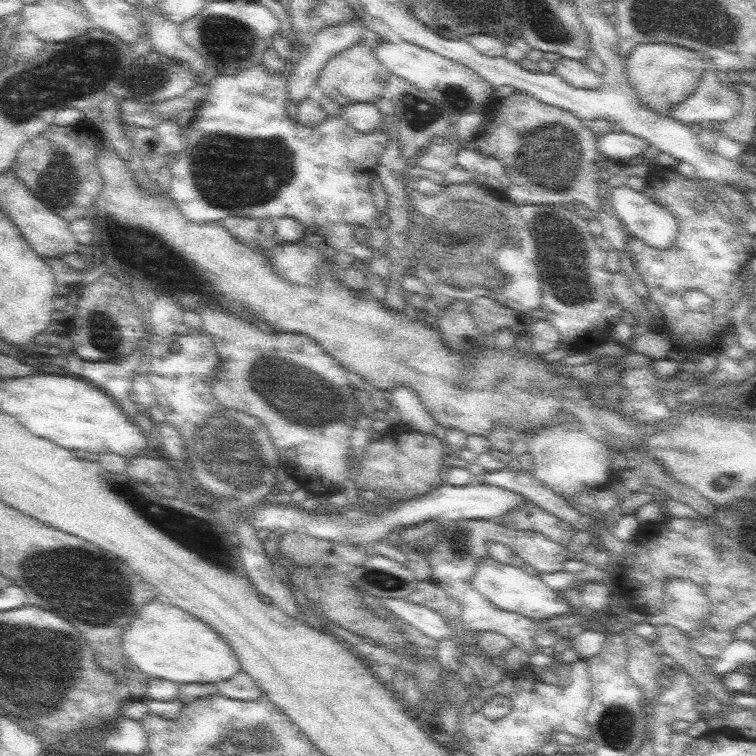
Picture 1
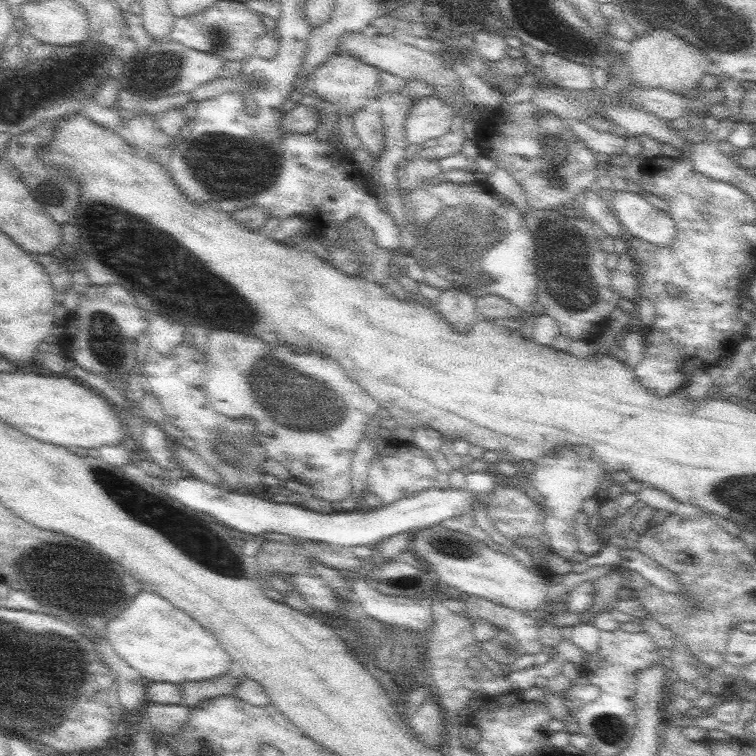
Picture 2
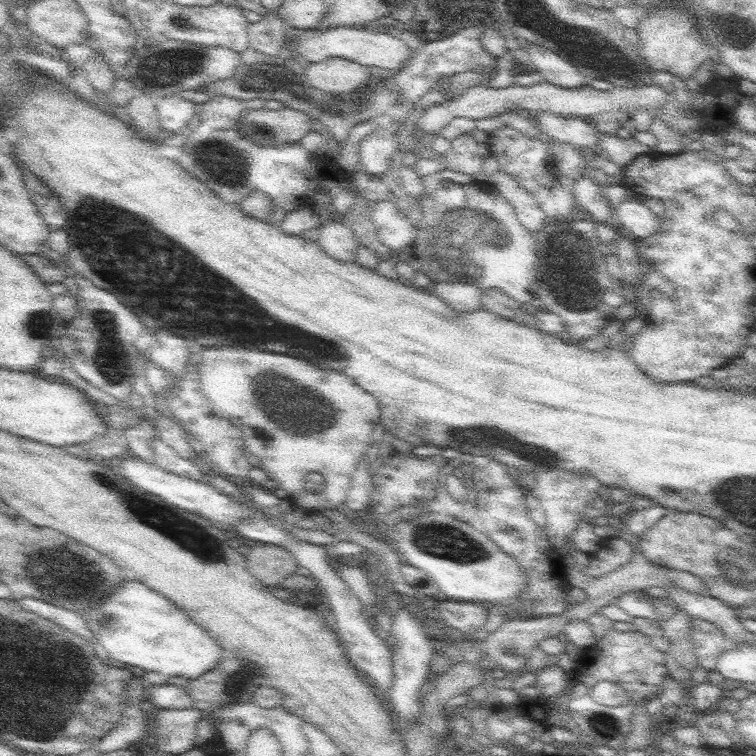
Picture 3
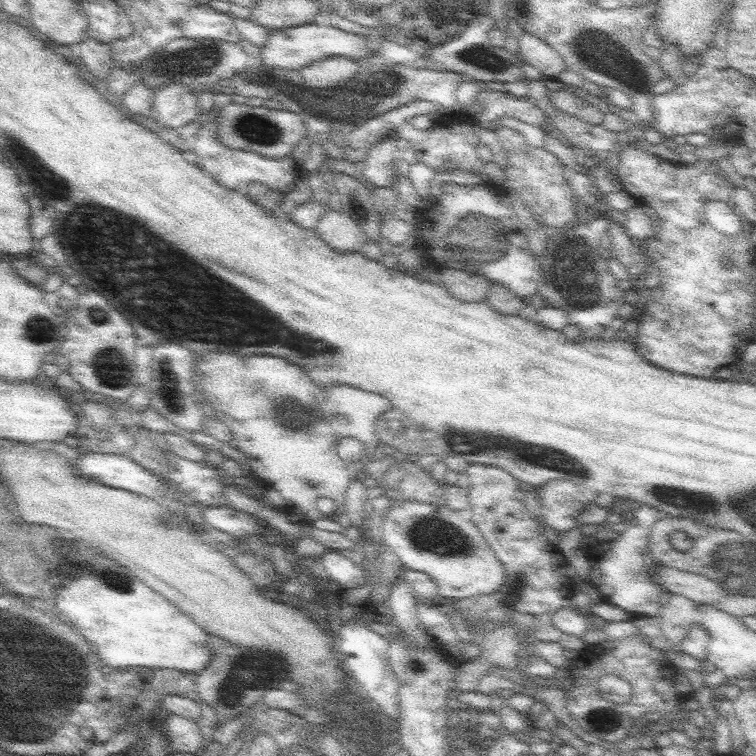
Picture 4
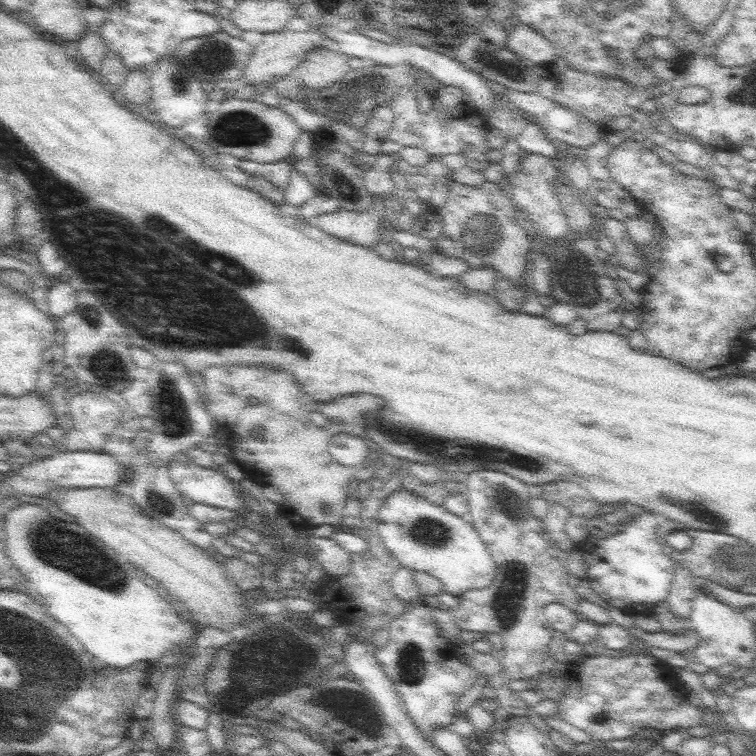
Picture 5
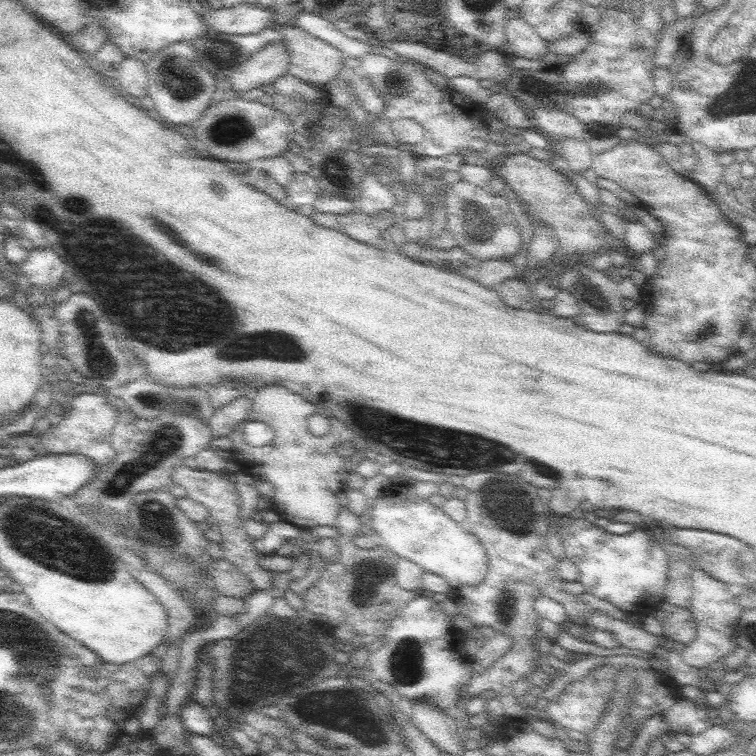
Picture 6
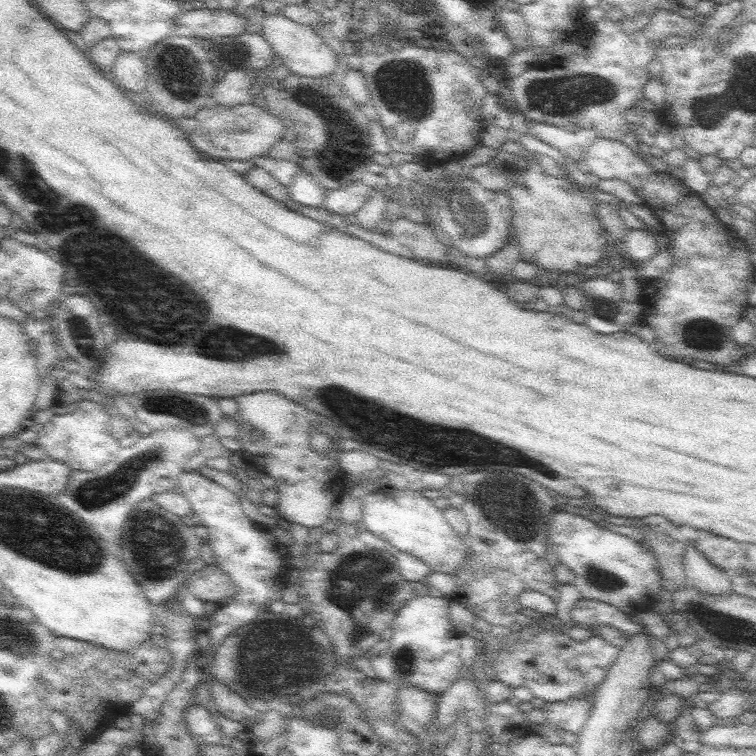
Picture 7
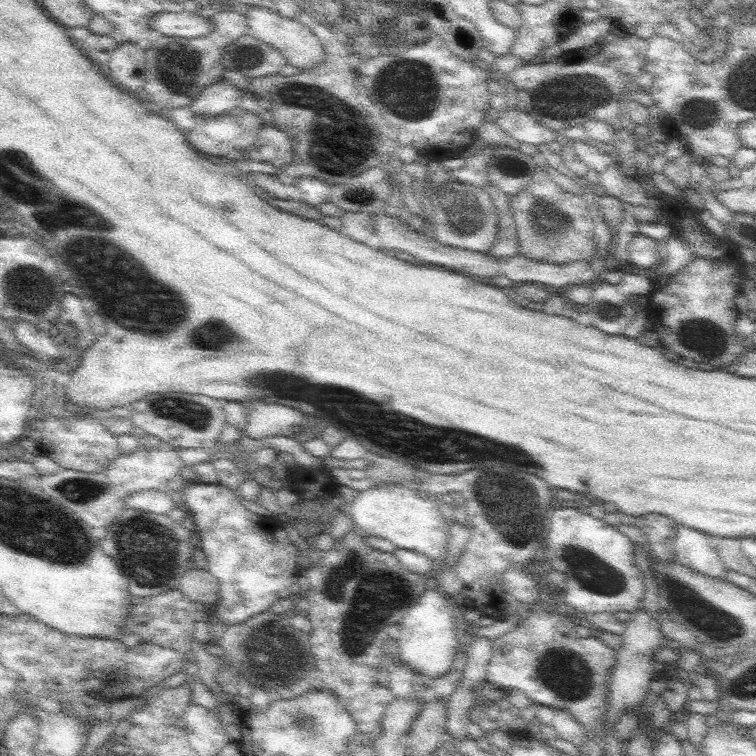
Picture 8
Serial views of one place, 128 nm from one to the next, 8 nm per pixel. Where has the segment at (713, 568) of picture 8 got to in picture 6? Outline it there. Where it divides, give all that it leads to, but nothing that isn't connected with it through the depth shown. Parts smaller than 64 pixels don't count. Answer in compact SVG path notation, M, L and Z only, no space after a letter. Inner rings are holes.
M694 569L692 572L693 596L690 610L696 621L697 635L695 639L682 647L682 660L689 666L701 669L715 664L717 660L734 654L738 647L736 636L734 636L734 625L738 623L738 617L742 615L743 609L737 600L737 590L728 583L714 576L708 575L701 569Z

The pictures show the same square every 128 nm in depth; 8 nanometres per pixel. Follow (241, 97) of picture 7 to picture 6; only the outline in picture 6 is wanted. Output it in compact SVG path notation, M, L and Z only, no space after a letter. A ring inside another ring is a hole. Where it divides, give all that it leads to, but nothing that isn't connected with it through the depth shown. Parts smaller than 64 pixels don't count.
M281 41L268 43L231 75L231 89L234 93L246 94L254 88L270 87L271 82L288 73L288 64L284 44Z

